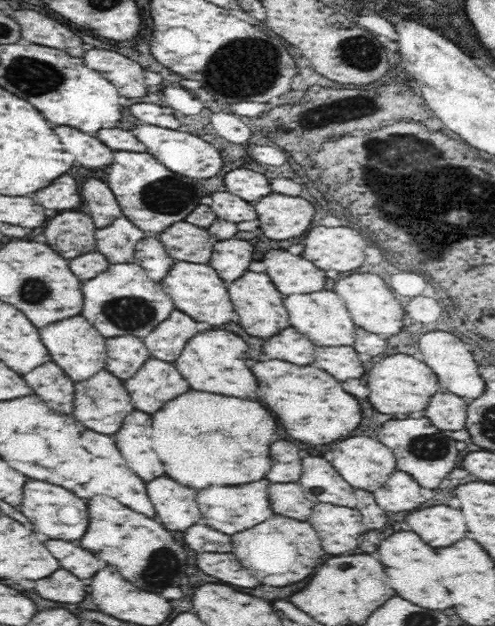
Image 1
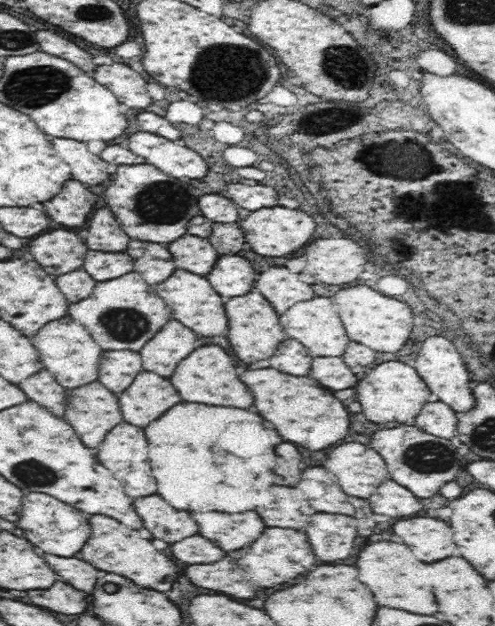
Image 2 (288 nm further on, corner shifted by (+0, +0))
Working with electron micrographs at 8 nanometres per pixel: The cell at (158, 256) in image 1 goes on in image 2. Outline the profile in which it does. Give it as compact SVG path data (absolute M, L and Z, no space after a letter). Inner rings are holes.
M130 240L126 250L134 262L134 272L144 276L148 286L158 286L174 274L174 258L166 244Z

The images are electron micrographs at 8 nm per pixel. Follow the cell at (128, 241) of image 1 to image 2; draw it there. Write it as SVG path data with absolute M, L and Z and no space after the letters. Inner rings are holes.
M90 250L86 254L82 270L90 274L94 282L108 282L134 272L134 262L126 250L124 252Z

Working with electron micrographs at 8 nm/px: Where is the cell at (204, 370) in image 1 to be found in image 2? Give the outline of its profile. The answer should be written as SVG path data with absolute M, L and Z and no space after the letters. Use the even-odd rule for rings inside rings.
M202 346L194 350L188 358L184 358L178 364L176 372L170 376L170 382L174 384L184 402L198 402L210 406L238 406L238 408L250 408L254 402L252 392L238 380L232 356L220 346Z

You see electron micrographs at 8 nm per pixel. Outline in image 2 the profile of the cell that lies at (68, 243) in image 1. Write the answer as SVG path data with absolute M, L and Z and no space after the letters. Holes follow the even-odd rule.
M52 228L48 234L42 234L30 242L30 254L42 270L54 278L82 270L88 252L88 244L68 228Z

